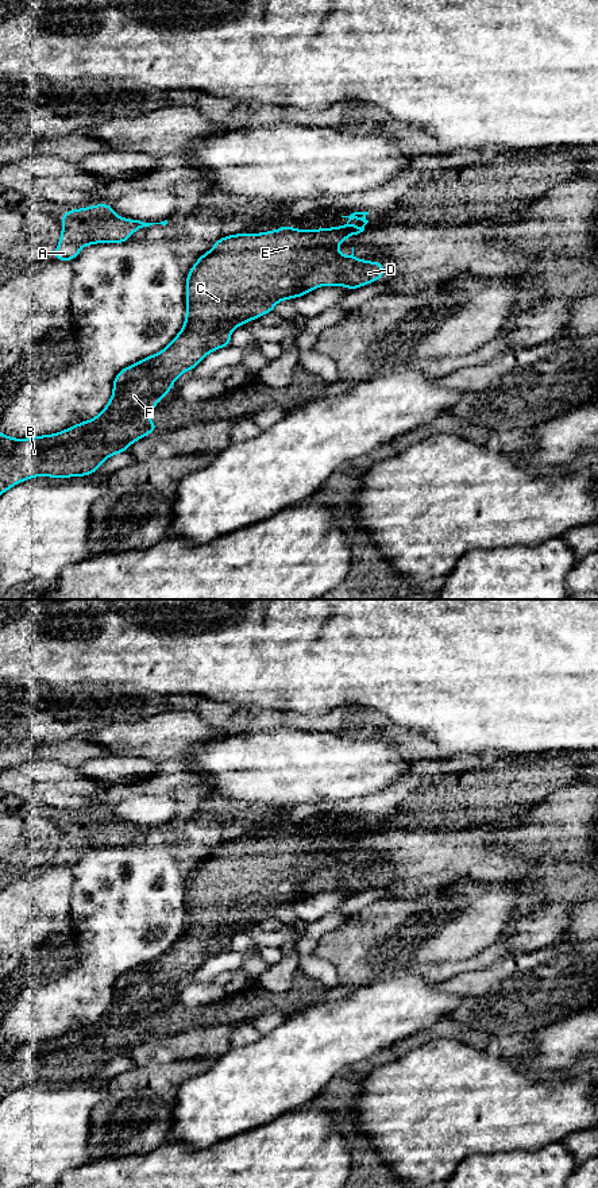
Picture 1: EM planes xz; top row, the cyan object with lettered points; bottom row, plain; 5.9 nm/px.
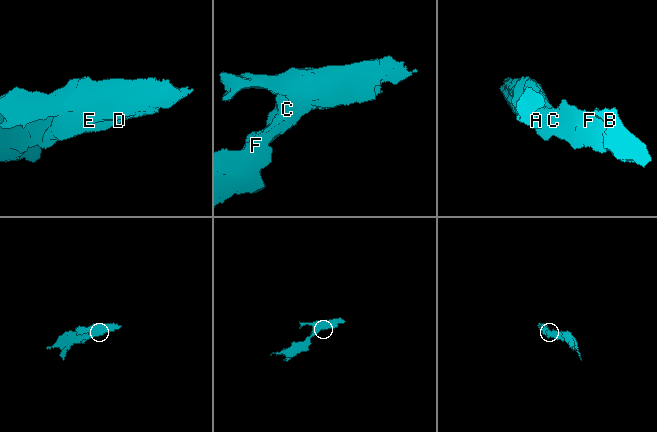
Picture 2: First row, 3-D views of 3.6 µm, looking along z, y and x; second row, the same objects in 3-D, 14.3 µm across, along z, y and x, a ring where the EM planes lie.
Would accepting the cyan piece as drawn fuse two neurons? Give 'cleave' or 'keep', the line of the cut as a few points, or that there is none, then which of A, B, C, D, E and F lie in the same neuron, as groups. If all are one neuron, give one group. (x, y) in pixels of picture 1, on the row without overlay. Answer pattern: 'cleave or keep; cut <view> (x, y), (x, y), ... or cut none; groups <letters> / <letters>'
keep; cut none; groups A B C D E F

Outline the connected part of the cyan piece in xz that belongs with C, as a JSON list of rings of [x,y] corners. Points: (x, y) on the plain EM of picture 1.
[[[354,817],[350,821],[342,821],[348,822],[350,825],[343,832],[337,833],[336,829],[332,833],[317,833],[315,836],[306,833],[306,834],[294,834],[290,830],[282,830],[281,833],[275,836],[267,836],[267,837],[259,837],[259,838],[243,838],[239,837],[236,840],[231,841],[221,841],[213,852],[200,860],[200,863],[196,865],[194,871],[189,875],[189,879],[186,880],[186,921],[182,934],[178,937],[178,940],[170,946],[169,950],[166,950],[162,956],[143,963],[139,967],[124,972],[120,975],[115,983],[113,983],[113,995],[112,1002],[107,1011],[92,1025],[82,1026],[80,1029],[76,1029],[65,1035],[57,1037],[54,1040],[42,1040],[42,1041],[32,1041],[27,1042],[24,1045],[9,1042],[0,1037],[0,1100],[5,1098],[8,1094],[11,1094],[15,1089],[19,1089],[23,1085],[31,1084],[34,1081],[50,1081],[50,1083],[70,1083],[70,1081],[85,1081],[92,1080],[96,1077],[96,1075],[103,1069],[105,1064],[115,1058],[123,1058],[127,1057],[128,1050],[135,1048],[139,1044],[146,1042],[148,1038],[158,1035],[159,1030],[148,1025],[148,1017],[154,1014],[158,1007],[170,998],[173,988],[178,984],[178,981],[185,976],[192,976],[209,957],[216,956],[219,953],[227,952],[231,949],[231,936],[235,934],[239,930],[244,930],[250,925],[258,925],[261,921],[270,918],[274,915],[274,911],[277,907],[282,904],[293,904],[294,902],[302,902],[306,898],[327,890],[333,891],[346,891],[350,895],[355,895],[360,891],[364,891],[367,888],[375,887],[383,882],[385,878],[385,869],[382,867],[371,867],[371,865],[363,865],[354,861],[354,852],[352,859],[348,861],[344,861],[340,859],[340,856],[336,853],[337,849],[347,846],[347,841],[355,841],[364,836],[364,830],[369,828],[366,821],[369,817]]]

